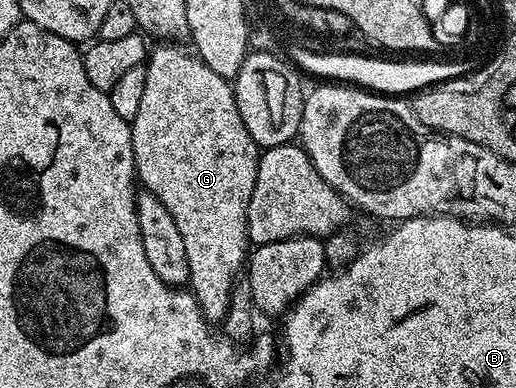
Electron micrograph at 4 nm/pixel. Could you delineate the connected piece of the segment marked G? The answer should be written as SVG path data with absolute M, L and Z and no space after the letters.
M177 43L159 45L154 53L152 50L148 54L143 100L139 102L139 115L135 115L131 123L135 177L144 192L155 195L155 199L171 211L171 219L175 219L175 224L179 226L179 235L183 235L187 250L188 288L199 303L206 321L221 323L229 310L233 283L242 276L251 249L247 211L251 191L255 191L259 146L251 139L239 115L232 84L226 78L215 75L215 71L211 71L211 67L207 67L196 52L180 49Z

